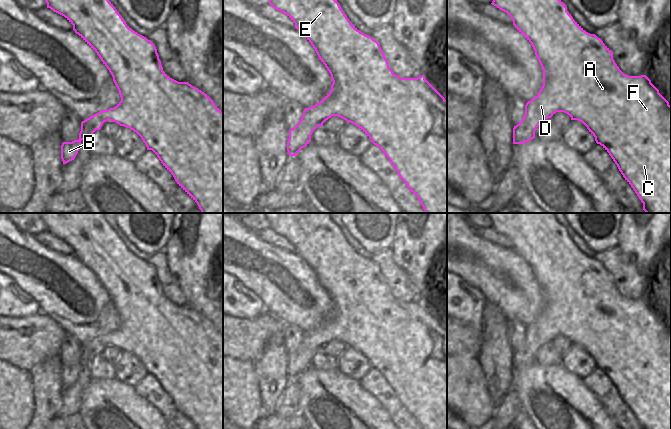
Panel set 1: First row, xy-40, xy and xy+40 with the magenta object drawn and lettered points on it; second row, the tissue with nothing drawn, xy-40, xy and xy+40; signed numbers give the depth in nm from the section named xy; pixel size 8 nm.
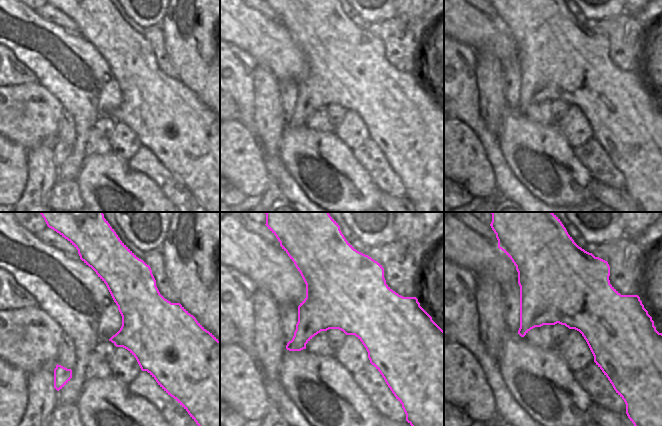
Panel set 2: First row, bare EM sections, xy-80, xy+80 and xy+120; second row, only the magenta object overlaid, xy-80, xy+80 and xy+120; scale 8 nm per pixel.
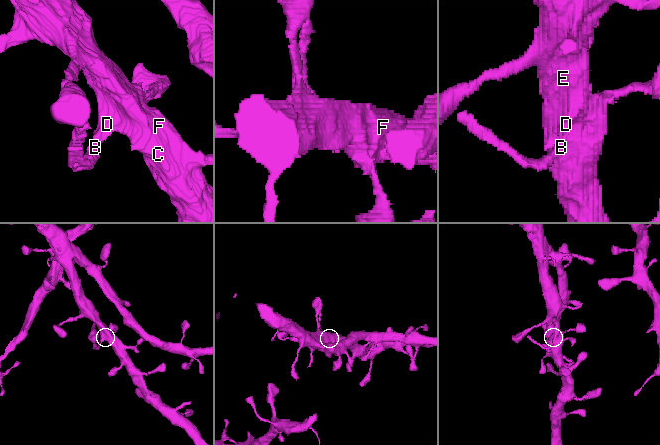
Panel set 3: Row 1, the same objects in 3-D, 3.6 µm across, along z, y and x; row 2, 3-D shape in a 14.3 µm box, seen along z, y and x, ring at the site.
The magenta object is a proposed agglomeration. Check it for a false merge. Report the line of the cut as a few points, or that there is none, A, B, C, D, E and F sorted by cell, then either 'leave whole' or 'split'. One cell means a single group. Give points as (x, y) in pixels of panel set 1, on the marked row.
no cut; A B C D E F; leave whole

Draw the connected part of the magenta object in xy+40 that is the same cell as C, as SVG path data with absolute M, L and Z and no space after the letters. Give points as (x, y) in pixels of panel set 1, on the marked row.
M493 0L492 5L506 12L512 19L515 28L531 43L535 55L543 69L543 85L539 93L525 105L523 119L513 128L513 144L524 144L535 138L537 127L546 119L551 118L556 112L564 112L571 120L582 122L589 132L611 156L625 180L631 185L641 202L646 213L671 213L671 106L659 93L646 75L628 76L624 74L613 59L613 53L595 34L586 32L567 11L561 0Z

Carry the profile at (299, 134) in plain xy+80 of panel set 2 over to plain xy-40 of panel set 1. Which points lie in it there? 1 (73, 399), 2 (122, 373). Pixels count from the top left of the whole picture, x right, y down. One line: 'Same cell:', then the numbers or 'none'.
Same cell: none

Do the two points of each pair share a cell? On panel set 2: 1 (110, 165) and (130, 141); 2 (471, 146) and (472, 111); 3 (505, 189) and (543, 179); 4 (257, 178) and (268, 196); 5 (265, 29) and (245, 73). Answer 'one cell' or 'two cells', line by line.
1: two cells
2: two cells
3: two cells
4: two cells
5: two cells

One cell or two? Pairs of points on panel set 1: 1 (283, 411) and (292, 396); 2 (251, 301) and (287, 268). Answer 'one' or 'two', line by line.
1: one
2: two

